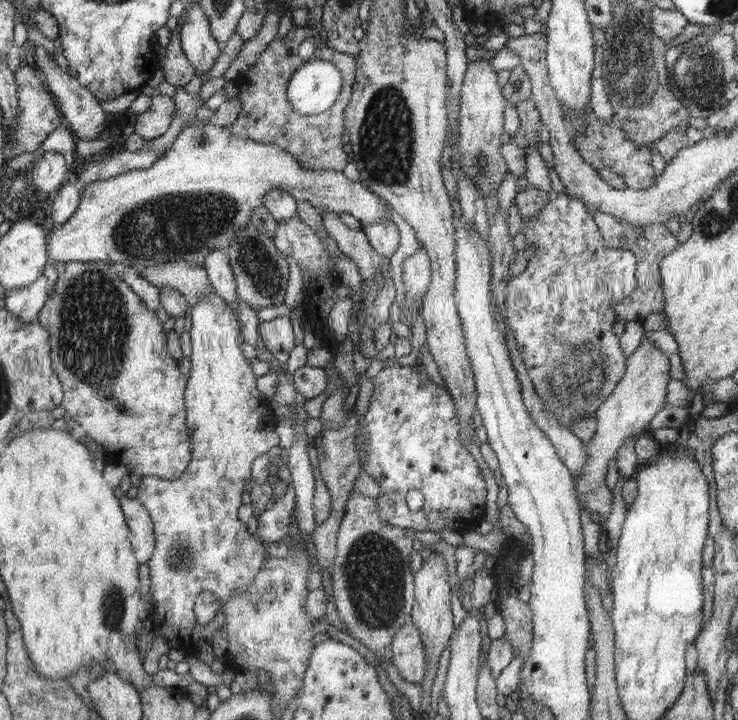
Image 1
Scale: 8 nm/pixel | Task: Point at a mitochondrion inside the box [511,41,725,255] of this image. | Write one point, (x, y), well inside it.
(705, 81)

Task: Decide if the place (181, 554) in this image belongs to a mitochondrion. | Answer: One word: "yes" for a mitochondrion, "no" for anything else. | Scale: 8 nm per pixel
yes

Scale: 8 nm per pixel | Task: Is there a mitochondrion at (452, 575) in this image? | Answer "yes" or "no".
no

